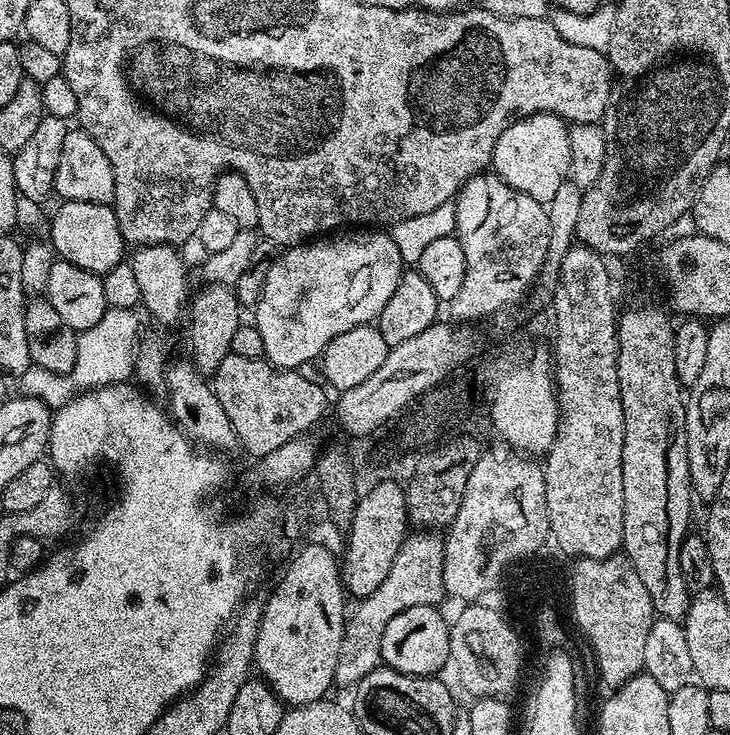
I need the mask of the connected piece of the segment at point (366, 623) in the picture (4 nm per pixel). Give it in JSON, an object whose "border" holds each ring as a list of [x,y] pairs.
{"border":[[[416,530],[405,539],[403,546],[398,550],[398,558],[394,558],[394,566],[386,573],[386,579],[383,580],[382,586],[374,590],[374,594],[363,597],[356,609],[351,609],[344,625],[344,637],[342,646],[338,650],[338,666],[336,667],[335,683],[348,684],[355,686],[359,680],[366,678],[375,668],[381,667],[380,647],[382,646],[382,634],[390,622],[402,610],[410,610],[410,606],[433,606],[439,605],[440,599],[445,599],[444,583],[442,582],[442,566],[444,565],[444,536],[438,534],[435,536],[432,530]]]}

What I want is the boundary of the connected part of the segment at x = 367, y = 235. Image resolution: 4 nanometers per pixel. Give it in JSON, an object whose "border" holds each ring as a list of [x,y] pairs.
{"border":[[[352,230],[331,238],[294,244],[281,251],[272,261],[260,300],[254,305],[254,323],[258,334],[262,334],[263,359],[275,368],[289,370],[303,369],[303,364],[311,360],[313,363],[338,334],[346,334],[346,330],[354,330],[354,326],[373,323],[379,317],[382,306],[390,302],[390,294],[394,294],[394,286],[398,286],[405,270],[406,263],[394,236],[384,230]]]}

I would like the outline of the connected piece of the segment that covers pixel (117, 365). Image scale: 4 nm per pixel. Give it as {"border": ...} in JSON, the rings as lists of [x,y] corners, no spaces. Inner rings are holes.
{"border":[[[131,309],[128,316],[112,316],[107,310],[98,326],[77,335],[75,366],[70,379],[78,385],[79,391],[100,388],[102,385],[120,384],[129,381],[135,373],[136,338],[139,315]]]}

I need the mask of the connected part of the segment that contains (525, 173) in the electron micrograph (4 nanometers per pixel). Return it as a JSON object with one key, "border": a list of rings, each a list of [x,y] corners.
{"border":[[[535,112],[532,116],[513,119],[498,138],[492,155],[491,171],[501,176],[514,190],[530,194],[538,203],[547,206],[558,186],[569,179],[568,167],[572,143],[568,137],[569,125],[555,112]]]}

